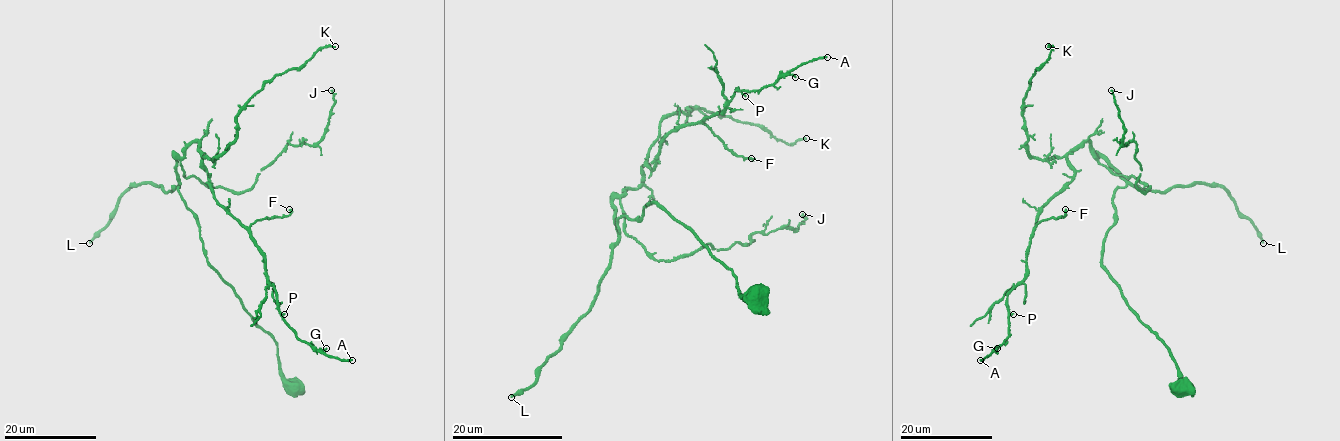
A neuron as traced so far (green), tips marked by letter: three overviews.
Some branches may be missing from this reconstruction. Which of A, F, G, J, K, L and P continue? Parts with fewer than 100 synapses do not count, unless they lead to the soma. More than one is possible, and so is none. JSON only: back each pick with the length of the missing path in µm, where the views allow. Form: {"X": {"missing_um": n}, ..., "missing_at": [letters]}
{"L": {"missing_um": 200}, "missing_at": ["L"]}

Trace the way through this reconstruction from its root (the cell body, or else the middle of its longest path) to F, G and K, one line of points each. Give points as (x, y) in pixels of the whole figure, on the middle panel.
F: (756, 299), (656, 203), (620, 216), (619, 232), (613, 204), (685, 125), (703, 123), (751, 158)
G: (756, 299), (656, 203), (619, 232), (613, 200), (668, 134), (737, 88), (795, 77)
K: (756, 299), (656, 203), (619, 232), (613, 200), (641, 183), (660, 123), (689, 108), (806, 138)

